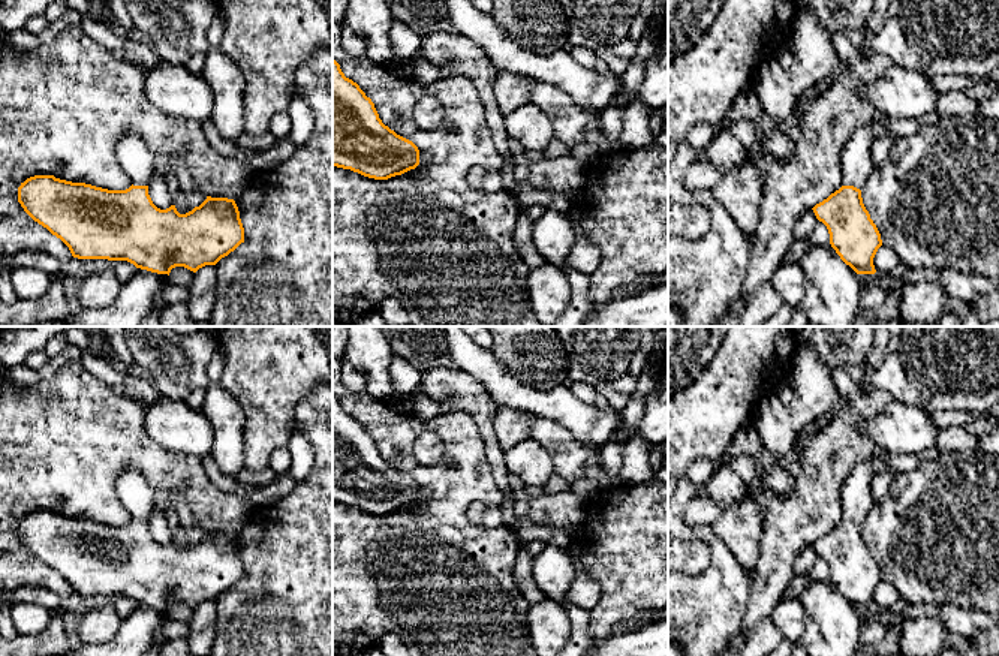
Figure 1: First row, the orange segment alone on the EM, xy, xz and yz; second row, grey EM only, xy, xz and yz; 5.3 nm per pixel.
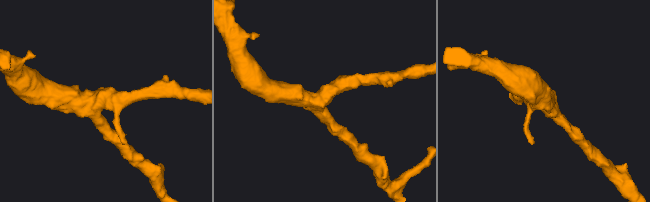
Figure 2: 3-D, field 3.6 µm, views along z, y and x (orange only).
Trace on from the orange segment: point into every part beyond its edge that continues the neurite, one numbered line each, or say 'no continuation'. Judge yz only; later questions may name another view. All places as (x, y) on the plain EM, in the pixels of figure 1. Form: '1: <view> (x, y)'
1: yz (855, 494)

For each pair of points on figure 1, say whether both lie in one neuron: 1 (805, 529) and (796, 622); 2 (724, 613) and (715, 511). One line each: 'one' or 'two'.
1: two
2: two

